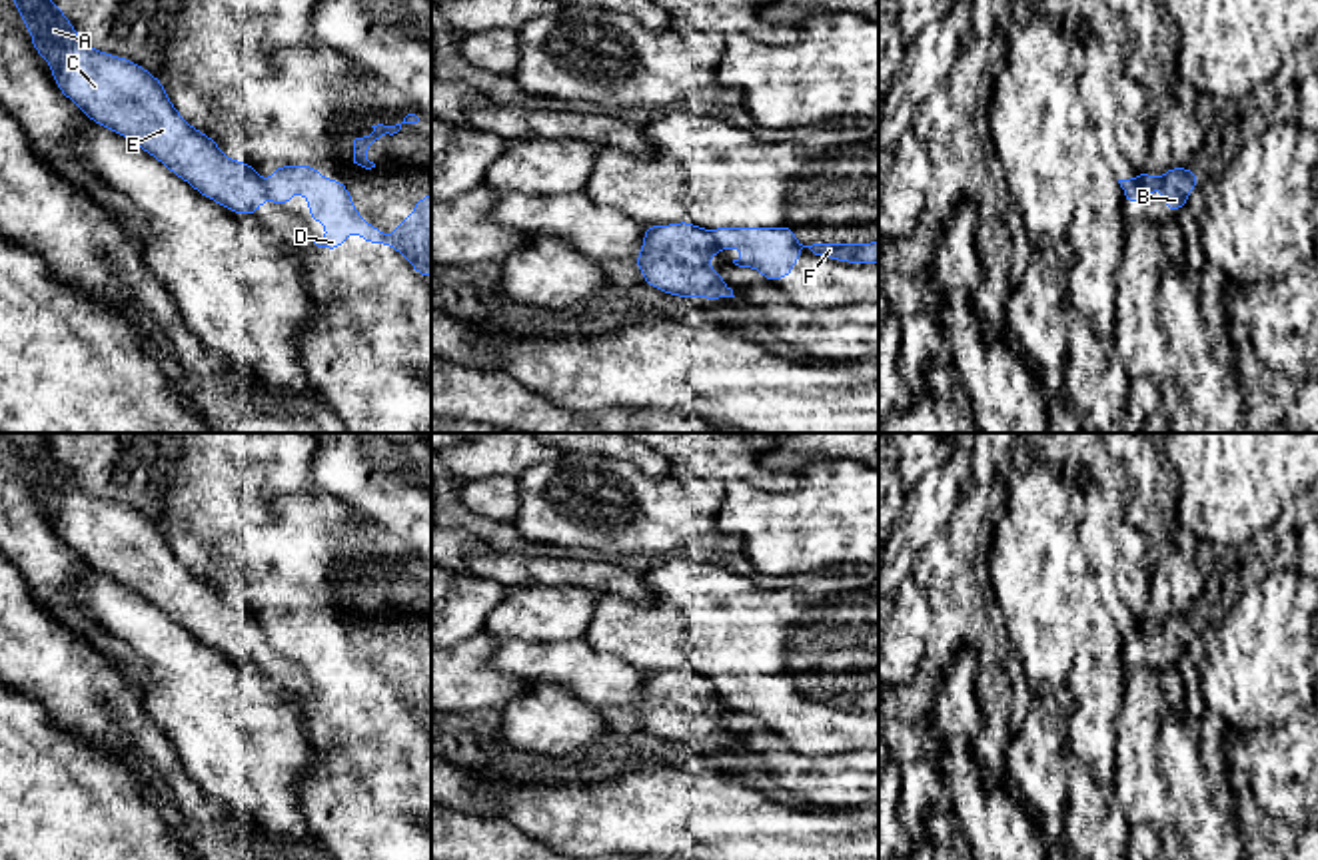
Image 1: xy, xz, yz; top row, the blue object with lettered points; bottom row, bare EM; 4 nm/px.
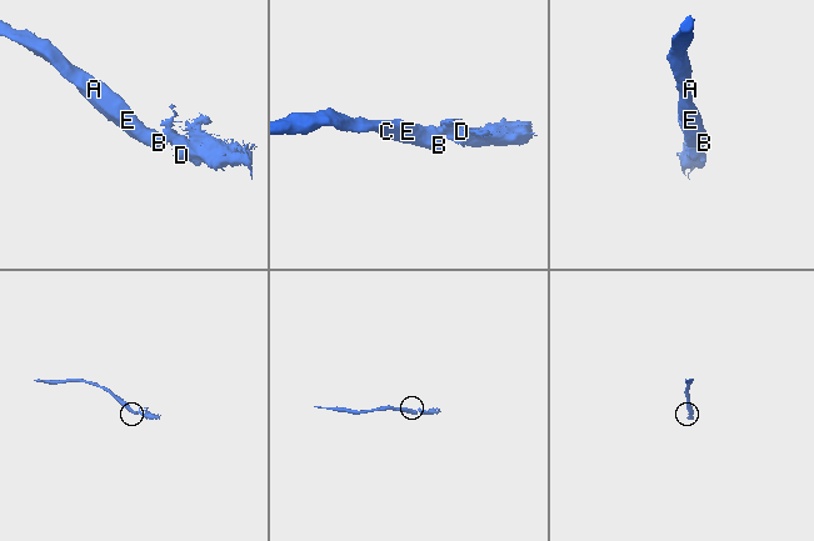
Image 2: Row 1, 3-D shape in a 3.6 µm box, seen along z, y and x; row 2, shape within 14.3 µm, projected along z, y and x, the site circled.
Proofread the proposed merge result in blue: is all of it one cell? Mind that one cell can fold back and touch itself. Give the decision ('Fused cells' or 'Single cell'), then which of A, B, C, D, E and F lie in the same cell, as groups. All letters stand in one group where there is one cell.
Fused cells. Groups: A B C E / D F

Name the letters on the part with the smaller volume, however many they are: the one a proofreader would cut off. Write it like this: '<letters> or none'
D, F

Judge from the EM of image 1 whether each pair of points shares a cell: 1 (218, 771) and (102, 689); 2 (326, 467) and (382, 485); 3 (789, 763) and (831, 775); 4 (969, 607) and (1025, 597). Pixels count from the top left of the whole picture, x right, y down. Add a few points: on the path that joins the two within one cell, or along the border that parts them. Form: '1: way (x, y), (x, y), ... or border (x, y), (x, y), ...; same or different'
1: border (124, 679), (136, 691), (144, 717), (176, 757); different
2: way (340, 467), (368, 485); same
3: way (799, 767), (821, 769); same
4: border (989, 571), (995, 597); different

